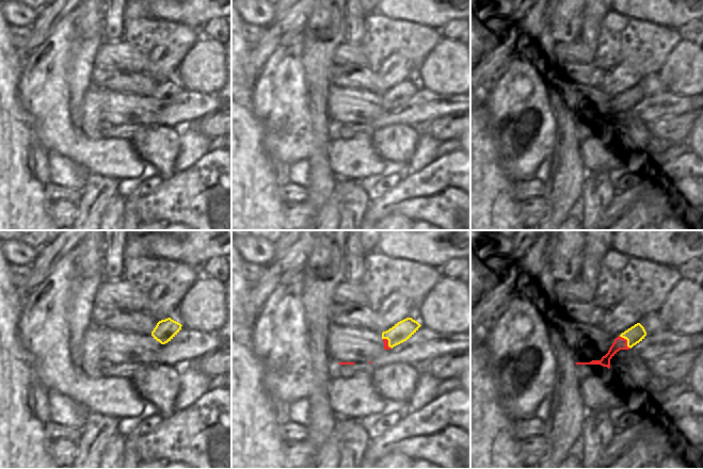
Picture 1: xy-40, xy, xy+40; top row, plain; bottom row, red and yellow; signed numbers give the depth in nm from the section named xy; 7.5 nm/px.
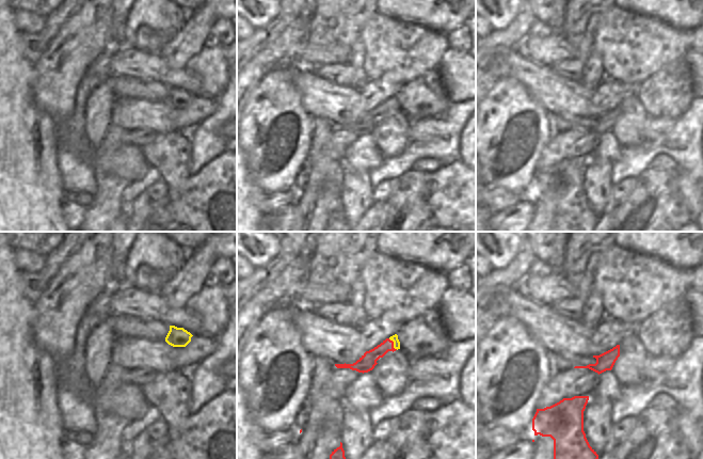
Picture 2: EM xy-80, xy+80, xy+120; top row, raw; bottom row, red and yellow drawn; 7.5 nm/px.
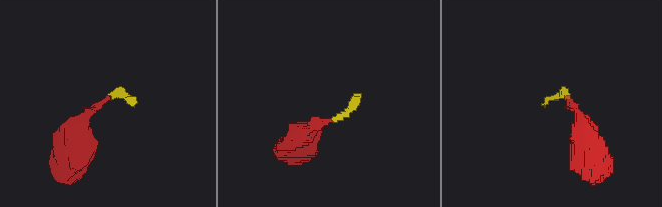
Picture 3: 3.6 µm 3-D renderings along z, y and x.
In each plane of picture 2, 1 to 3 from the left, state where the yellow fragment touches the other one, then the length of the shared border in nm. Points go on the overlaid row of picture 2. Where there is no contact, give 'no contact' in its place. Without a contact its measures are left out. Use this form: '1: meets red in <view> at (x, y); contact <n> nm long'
1: no contact
2: meets red in xy+80 at (393, 344); contact 110 nm long
3: no contact

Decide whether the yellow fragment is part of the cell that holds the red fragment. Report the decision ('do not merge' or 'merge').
do not merge

